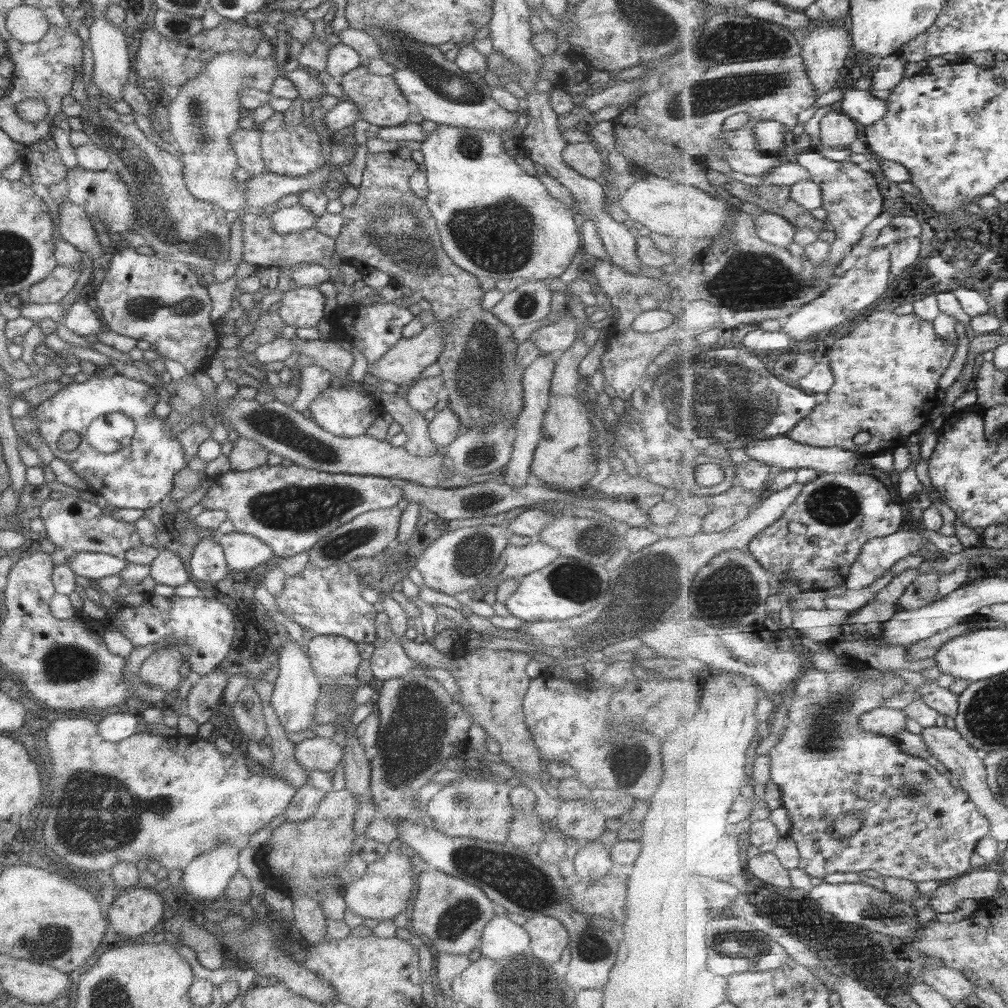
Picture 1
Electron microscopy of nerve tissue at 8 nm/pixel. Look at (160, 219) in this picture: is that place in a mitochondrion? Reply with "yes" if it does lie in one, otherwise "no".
yes

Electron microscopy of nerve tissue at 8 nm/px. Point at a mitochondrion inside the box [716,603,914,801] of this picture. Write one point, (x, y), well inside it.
(824, 736)

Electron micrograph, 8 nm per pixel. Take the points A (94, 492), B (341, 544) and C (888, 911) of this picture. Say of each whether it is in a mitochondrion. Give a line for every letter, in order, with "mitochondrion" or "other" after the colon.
A: other
B: mitochondrion
C: mitochondrion

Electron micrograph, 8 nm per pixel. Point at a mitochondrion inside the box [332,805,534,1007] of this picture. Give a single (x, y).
(463, 913)

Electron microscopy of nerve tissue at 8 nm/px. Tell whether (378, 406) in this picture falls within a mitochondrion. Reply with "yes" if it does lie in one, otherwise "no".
no

